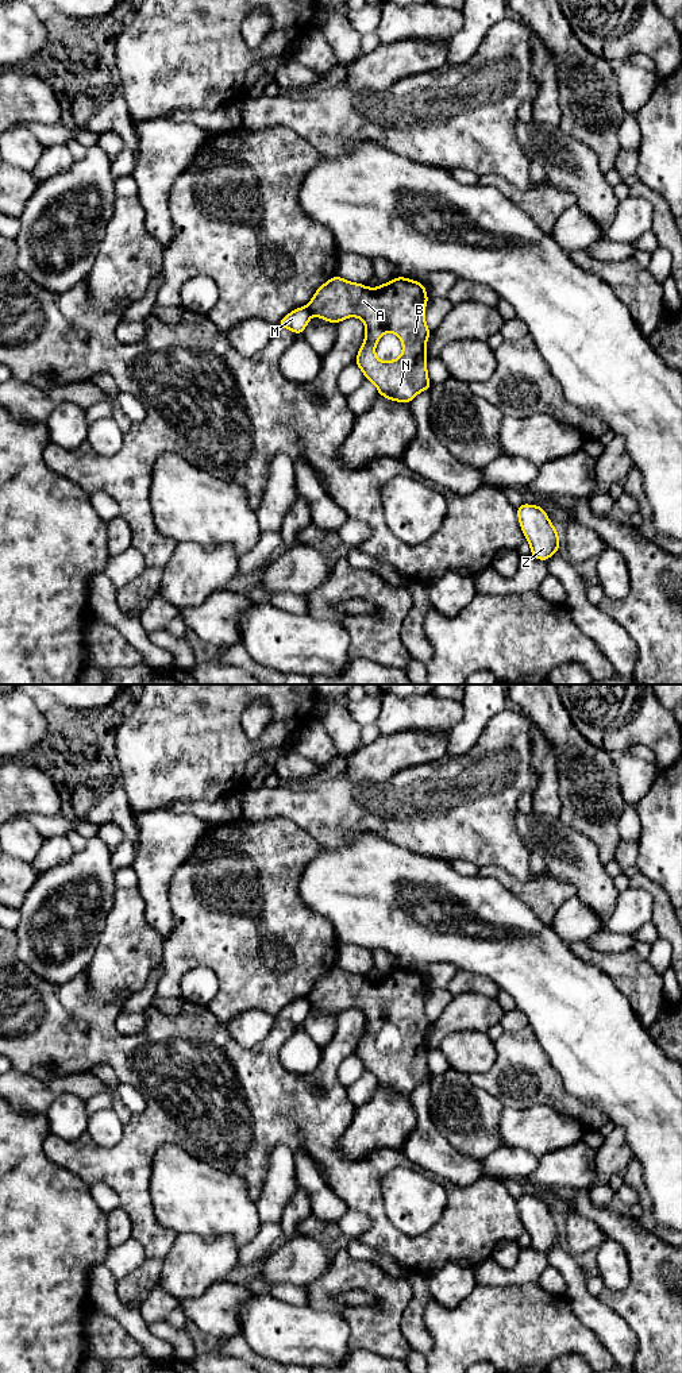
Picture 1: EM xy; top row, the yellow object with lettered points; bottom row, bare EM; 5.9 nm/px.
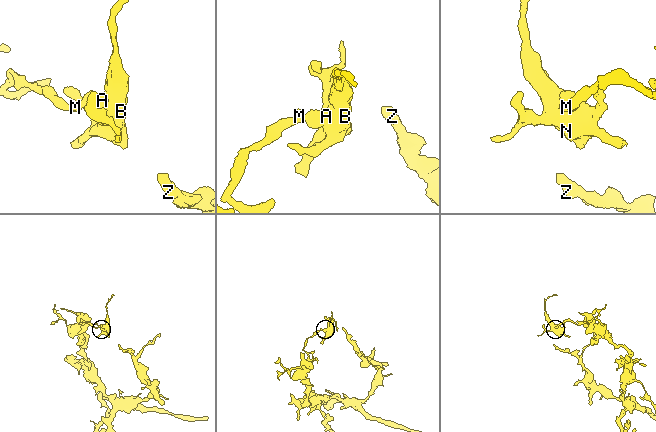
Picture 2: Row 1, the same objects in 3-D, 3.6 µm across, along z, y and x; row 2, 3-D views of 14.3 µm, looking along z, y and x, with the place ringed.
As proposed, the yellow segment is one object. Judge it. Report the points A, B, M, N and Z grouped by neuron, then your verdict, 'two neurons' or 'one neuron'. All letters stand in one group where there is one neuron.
A B N / M Z; two neurons

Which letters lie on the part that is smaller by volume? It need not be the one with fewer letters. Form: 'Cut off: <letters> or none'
Cut off: A, B, N

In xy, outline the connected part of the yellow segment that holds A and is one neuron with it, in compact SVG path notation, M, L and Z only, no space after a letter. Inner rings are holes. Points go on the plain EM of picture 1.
M339 967L324 973L308 994L312 1006L338 1015L348 1008L358 1008L366 1018L365 1031L355 1049L355 1056L365 1069L373 1073L378 1085L396 1094L411 1095L421 1083L431 1080L427 1062L427 1031L431 1026L425 1014L428 987L424 975L398 967L378 979L350 973ZM384 1025L396 1025L402 1034L402 1044L394 1052L379 1052L375 1038Z

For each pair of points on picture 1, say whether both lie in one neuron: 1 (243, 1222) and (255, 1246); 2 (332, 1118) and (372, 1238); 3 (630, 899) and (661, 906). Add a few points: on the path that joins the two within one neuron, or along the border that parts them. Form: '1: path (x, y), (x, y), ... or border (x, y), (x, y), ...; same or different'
1: border (257, 1207), (259, 1218), (258, 1231), (239, 1249); different
2: path (328, 1148), (328, 1160), (374, 1208); same
3: border (630, 886), (643, 889), (651, 897), (652, 920); different

